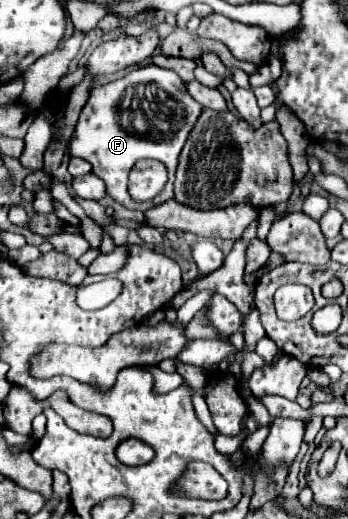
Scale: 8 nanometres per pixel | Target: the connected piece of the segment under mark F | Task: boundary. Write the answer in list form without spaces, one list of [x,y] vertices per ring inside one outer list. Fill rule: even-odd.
[[[146,65],[126,73],[122,79],[92,87],[90,99],[80,111],[74,135],[68,145],[70,157],[80,157],[92,165],[94,175],[106,183],[106,195],[128,209],[146,211],[174,197],[172,183],[178,155],[186,143],[186,135],[194,127],[202,105],[186,91],[186,83],[170,69]],[[138,159],[158,159],[168,169],[168,183],[150,201],[134,201],[128,193],[128,175]]]

